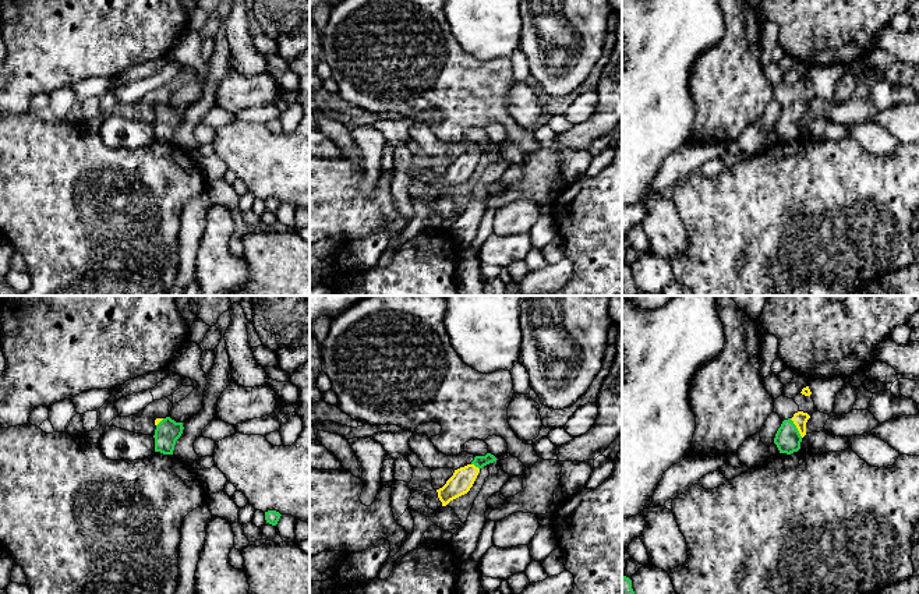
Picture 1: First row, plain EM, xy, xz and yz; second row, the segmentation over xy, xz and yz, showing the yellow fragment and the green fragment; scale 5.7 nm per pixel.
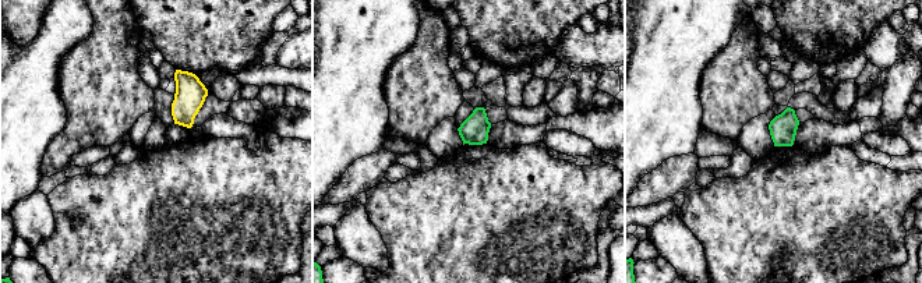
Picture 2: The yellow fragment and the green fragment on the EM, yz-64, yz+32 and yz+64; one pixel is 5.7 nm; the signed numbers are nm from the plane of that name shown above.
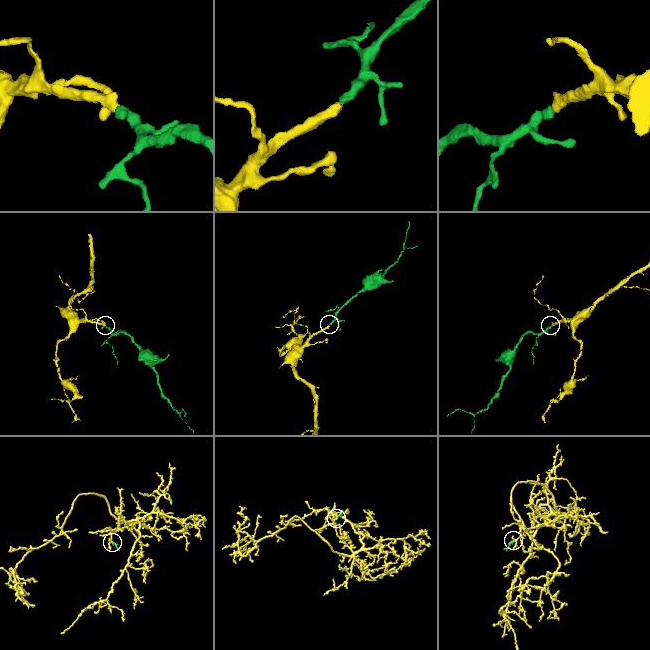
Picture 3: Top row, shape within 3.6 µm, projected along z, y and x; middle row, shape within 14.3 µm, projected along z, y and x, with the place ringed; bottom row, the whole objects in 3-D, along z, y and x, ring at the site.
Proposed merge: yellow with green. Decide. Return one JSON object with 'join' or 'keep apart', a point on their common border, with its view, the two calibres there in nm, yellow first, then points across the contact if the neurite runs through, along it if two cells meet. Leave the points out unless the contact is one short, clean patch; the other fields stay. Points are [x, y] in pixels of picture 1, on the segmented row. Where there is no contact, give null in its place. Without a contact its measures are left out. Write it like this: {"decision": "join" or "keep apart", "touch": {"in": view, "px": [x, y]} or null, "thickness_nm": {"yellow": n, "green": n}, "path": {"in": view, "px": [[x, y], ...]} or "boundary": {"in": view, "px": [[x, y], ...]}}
{"decision": "join", "touch": {"in": "yz", "px": [796, 427]}, "thickness_nm": {"yellow": 90, "green": 150}, "path": {"in": "yz", "px": [[799, 419], [796, 427], [788, 439]]}}

